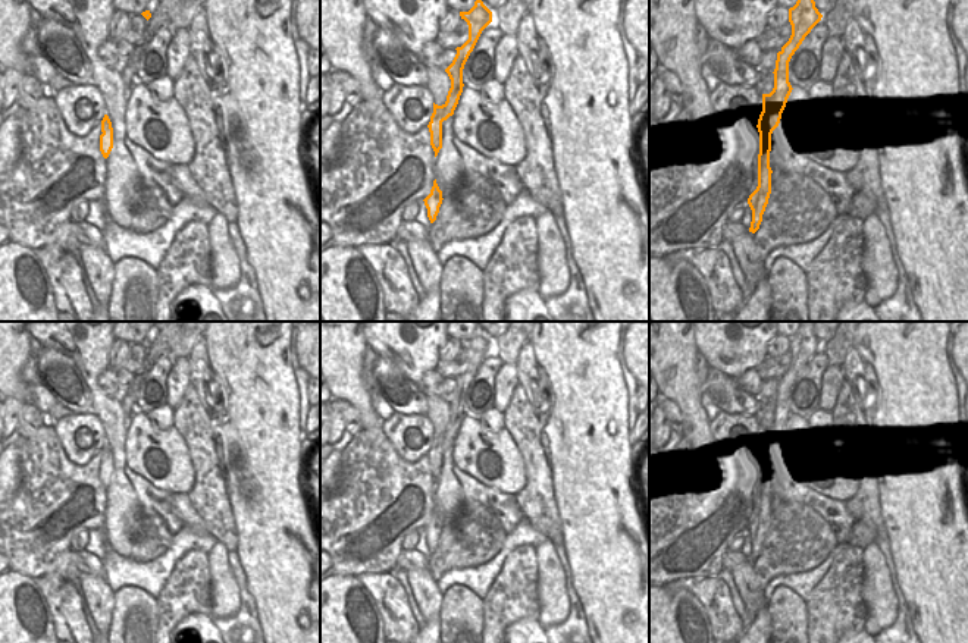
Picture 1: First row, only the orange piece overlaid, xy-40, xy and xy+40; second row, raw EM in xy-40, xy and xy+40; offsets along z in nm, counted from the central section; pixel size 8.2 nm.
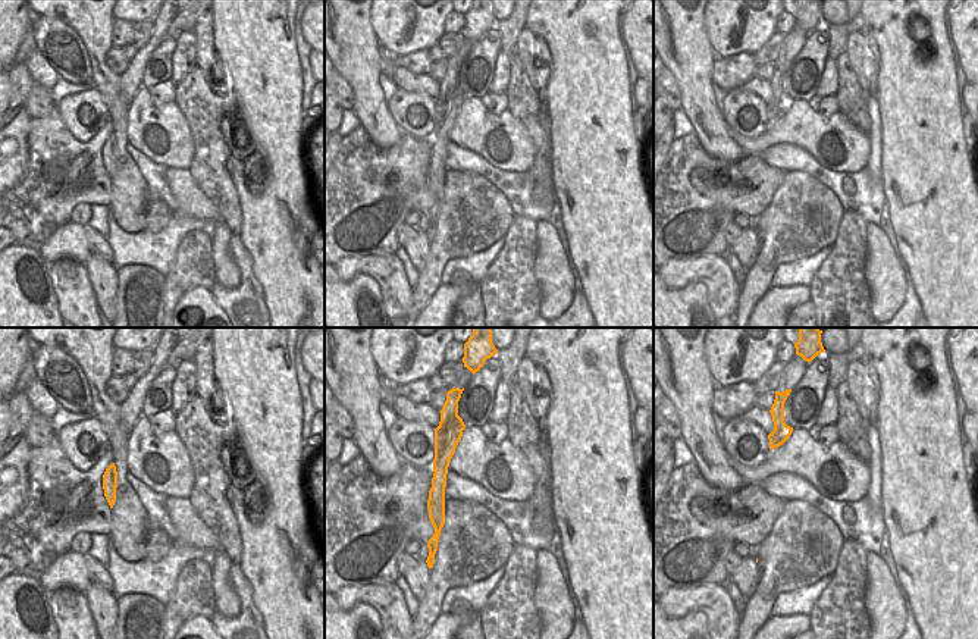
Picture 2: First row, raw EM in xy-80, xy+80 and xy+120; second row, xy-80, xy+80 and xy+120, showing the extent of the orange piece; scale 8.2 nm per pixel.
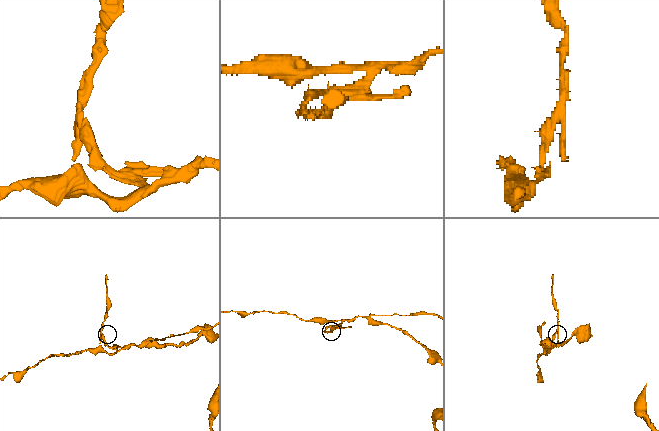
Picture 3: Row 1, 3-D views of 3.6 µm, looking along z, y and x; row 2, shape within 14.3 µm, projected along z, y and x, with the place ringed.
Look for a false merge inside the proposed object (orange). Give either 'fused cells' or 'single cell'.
fused cells

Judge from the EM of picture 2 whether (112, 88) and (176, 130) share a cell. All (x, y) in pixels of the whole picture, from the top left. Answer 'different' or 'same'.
different

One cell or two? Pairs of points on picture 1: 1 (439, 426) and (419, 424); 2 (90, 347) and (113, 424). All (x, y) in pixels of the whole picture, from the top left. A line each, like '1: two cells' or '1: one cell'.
1: two cells
2: one cell

